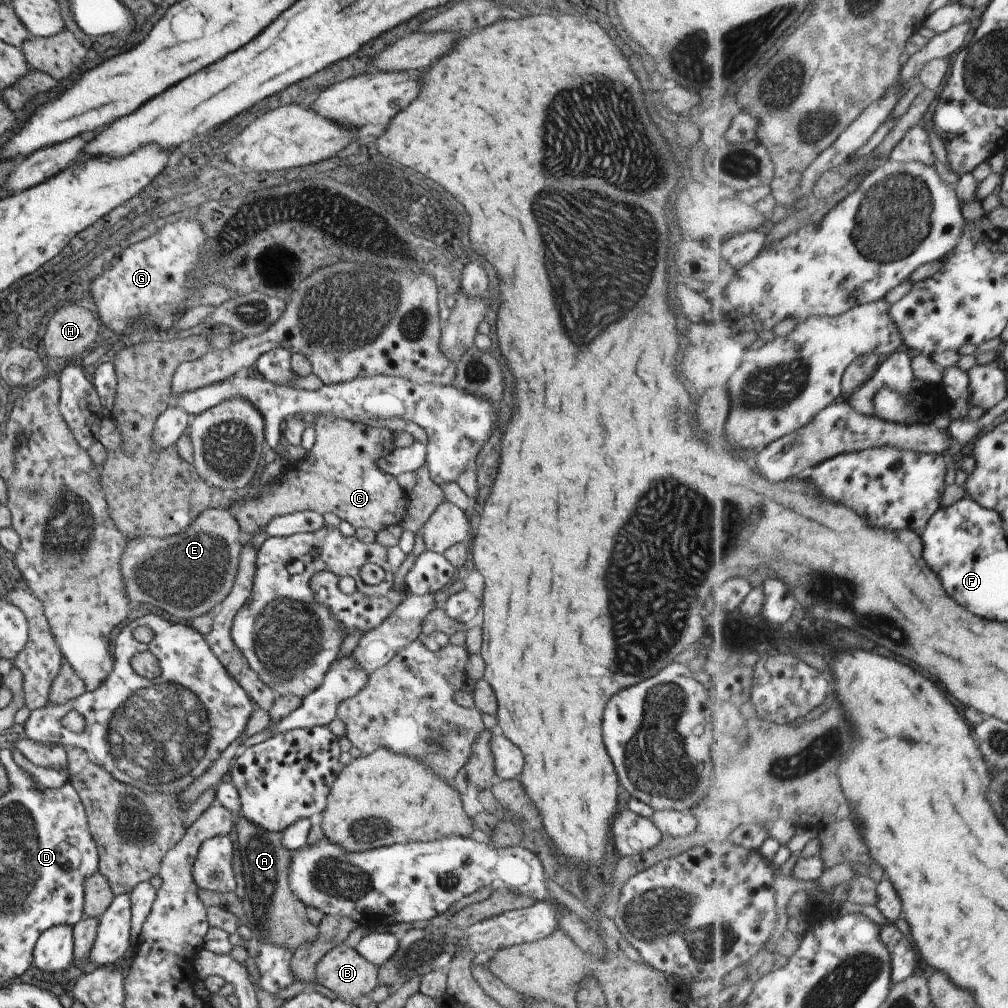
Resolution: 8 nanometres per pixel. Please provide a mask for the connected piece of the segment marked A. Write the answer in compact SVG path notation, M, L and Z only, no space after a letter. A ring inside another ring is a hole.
M239 814L234 823L233 837L237 838L245 882L245 895L241 900L252 936L260 943L270 943L294 952L301 944L313 943L321 932L306 915L306 905L298 900L288 882L288 867L292 851L285 850L281 843L281 832L266 832L256 827L246 817Z

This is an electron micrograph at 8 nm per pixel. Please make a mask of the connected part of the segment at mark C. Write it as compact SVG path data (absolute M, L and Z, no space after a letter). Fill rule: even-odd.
M316 413L318 418L312 424L316 431L316 441L307 452L306 458L295 465L287 467L280 477L274 477L260 492L258 498L230 501L230 508L238 521L244 541L252 539L264 532L267 524L274 517L297 513L298 511L316 511L321 515L335 514L341 520L346 520L354 528L370 528L379 533L383 528L400 525L407 511L408 494L400 486L397 477L384 472L377 463L380 457L385 457L395 449L396 433L387 428L373 428L360 422L351 422L334 418L332 413Z

